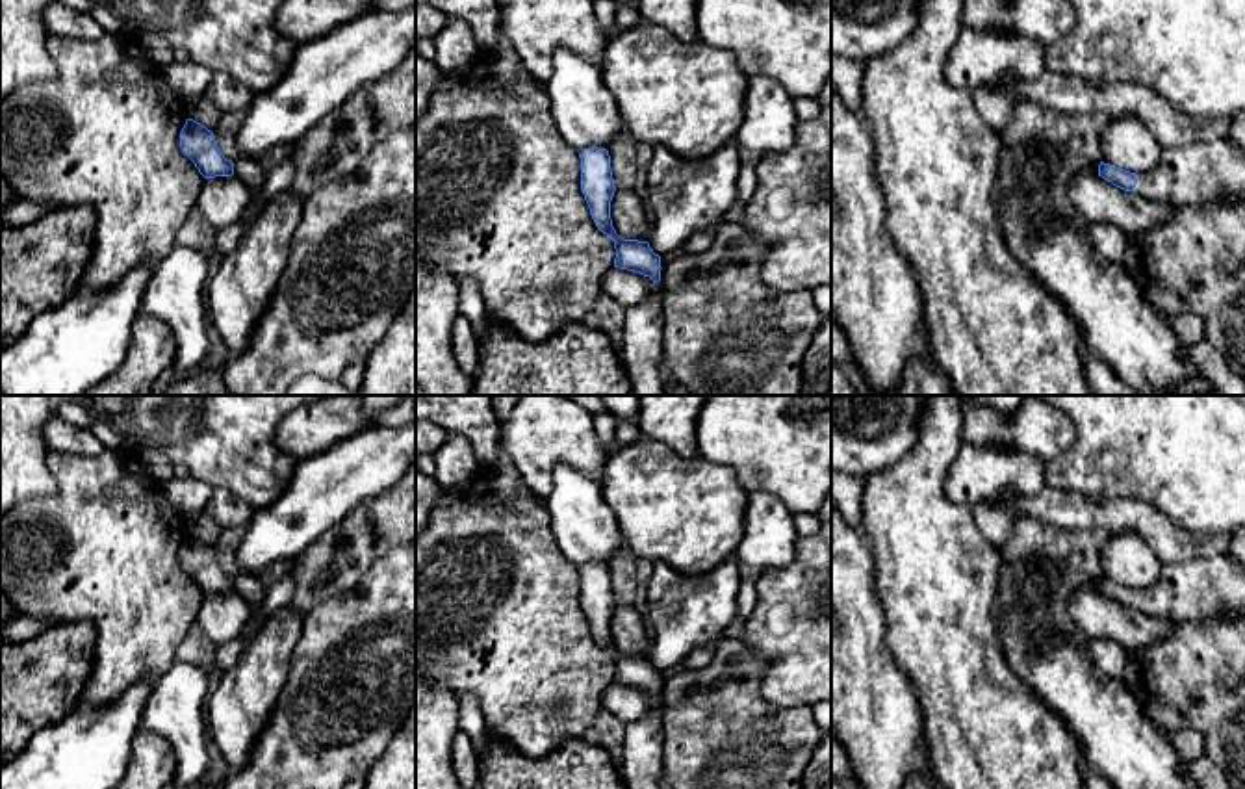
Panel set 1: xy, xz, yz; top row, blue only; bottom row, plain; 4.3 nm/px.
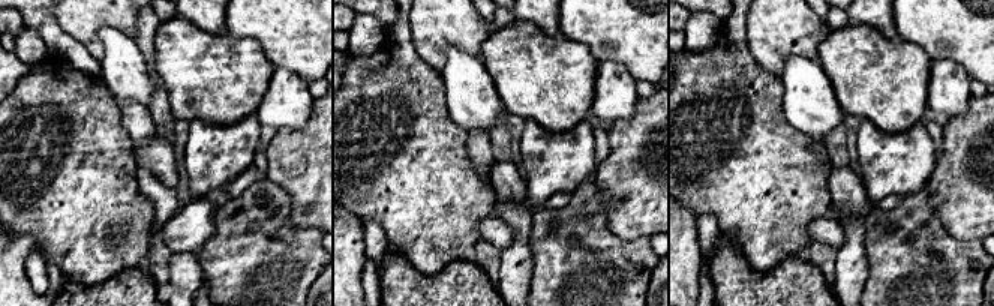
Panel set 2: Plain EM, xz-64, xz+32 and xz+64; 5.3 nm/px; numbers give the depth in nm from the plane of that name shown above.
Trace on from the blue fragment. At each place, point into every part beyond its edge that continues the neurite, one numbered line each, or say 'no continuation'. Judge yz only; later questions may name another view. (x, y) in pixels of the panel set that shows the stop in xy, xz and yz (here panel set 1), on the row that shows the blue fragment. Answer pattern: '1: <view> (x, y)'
1: yz (1208, 171)

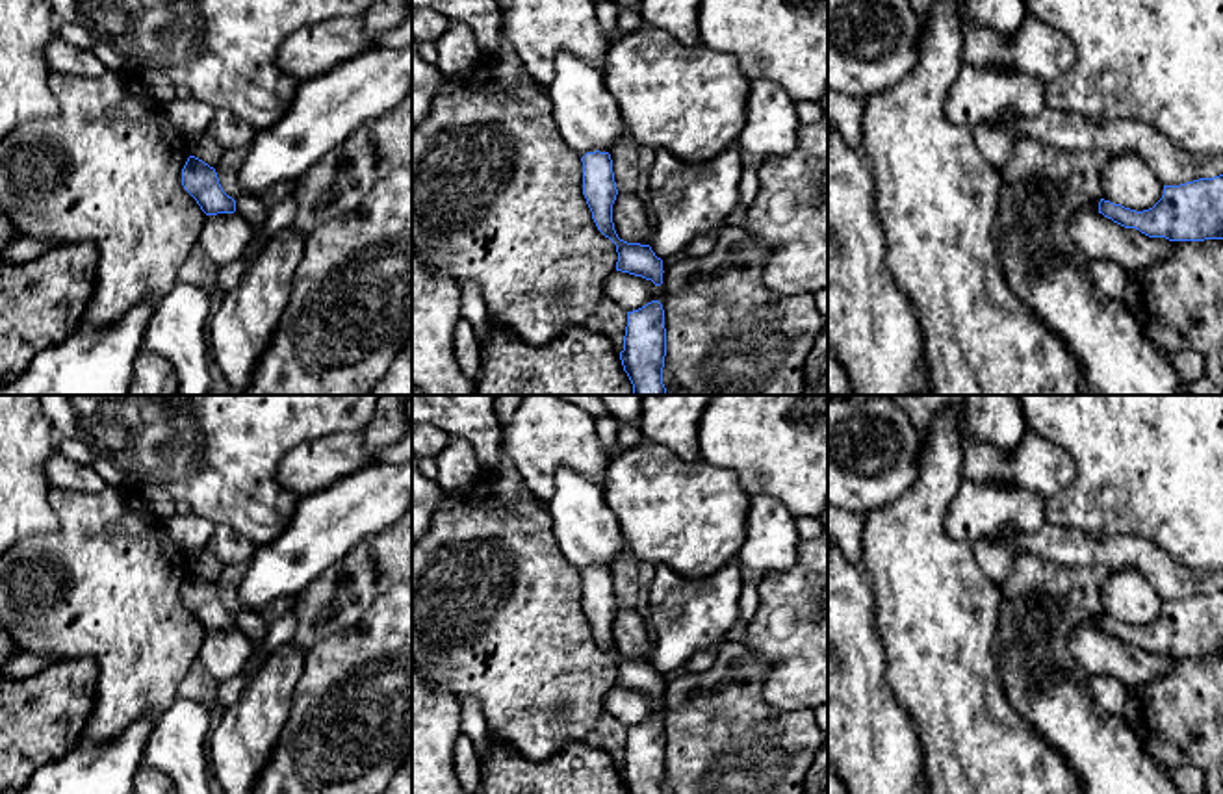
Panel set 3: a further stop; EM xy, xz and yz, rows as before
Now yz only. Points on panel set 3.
no continuation

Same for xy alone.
no continuation

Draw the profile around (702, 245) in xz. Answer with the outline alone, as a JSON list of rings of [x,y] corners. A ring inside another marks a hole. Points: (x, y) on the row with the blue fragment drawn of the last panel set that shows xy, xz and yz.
[[[722,228],[692,239],[690,245],[683,250],[683,256],[685,258],[700,258],[700,256],[709,254],[716,245],[720,230]]]

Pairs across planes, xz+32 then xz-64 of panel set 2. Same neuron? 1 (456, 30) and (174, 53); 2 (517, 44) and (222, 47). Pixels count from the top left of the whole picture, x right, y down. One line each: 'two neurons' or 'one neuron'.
1: two neurons
2: one neuron

